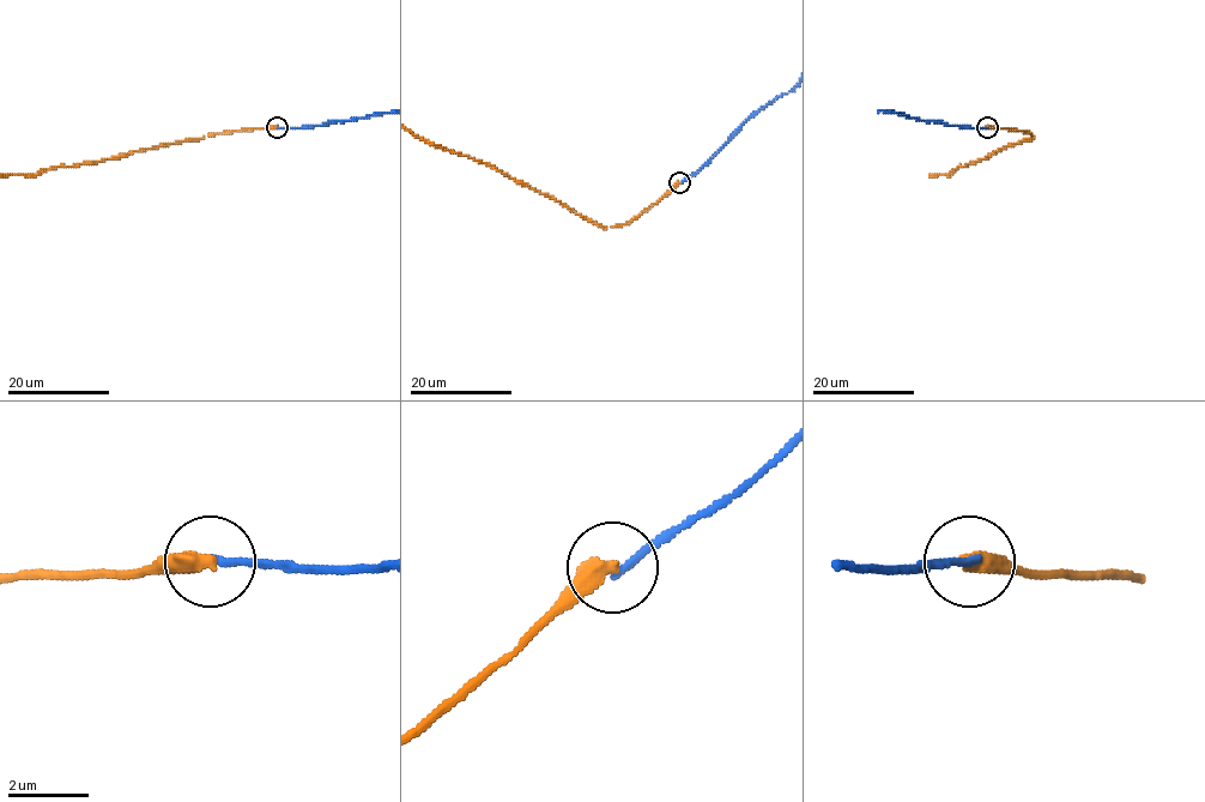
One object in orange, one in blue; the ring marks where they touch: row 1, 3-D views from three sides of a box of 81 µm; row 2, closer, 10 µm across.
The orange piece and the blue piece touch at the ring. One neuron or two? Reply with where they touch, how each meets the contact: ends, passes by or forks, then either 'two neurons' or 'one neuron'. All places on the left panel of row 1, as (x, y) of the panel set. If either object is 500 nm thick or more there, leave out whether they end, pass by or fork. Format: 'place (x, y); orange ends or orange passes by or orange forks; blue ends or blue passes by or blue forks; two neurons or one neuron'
place (277, 127); orange ends; blue ends; two neurons

